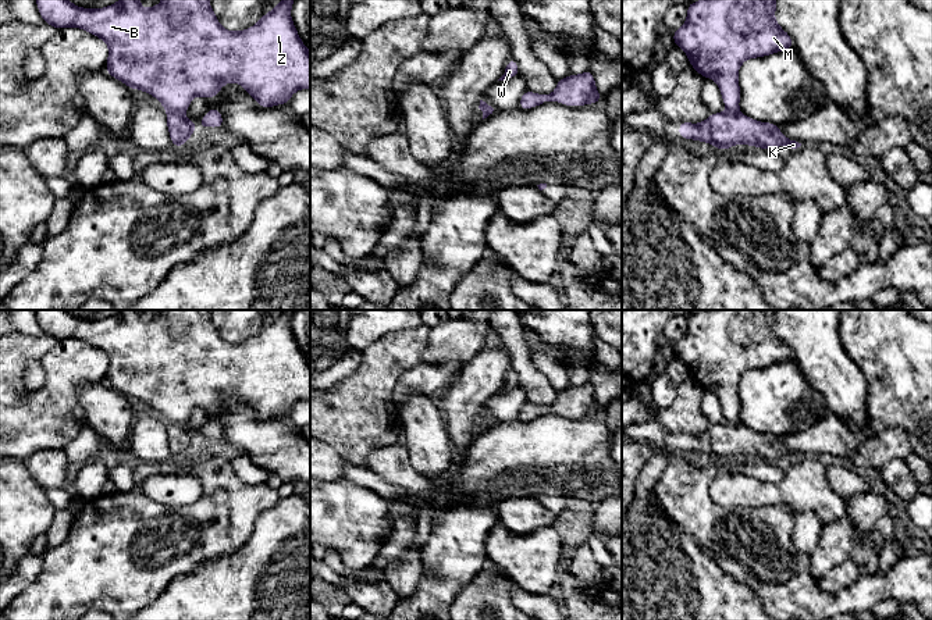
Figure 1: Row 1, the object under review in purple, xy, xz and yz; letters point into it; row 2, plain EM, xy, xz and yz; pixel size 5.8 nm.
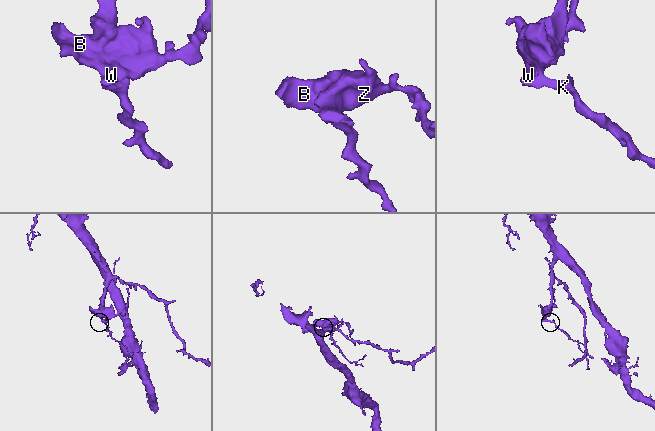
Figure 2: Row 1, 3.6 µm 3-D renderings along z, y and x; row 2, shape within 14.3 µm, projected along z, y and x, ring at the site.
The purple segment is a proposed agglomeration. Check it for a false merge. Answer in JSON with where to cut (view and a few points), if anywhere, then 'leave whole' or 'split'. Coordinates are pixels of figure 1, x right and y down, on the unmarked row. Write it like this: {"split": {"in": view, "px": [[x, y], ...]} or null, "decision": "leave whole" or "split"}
{"split": {"in": "xy", "px": [[167, 423], [180, 423], [182, 426]]}, "decision": "split"}

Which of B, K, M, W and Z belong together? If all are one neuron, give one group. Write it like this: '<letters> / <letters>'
B M Z / K W

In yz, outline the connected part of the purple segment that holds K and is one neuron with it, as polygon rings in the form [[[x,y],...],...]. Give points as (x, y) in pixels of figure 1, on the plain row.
[[[712,424],[700,435],[679,434],[679,450],[693,450],[714,456],[726,462],[737,455],[760,460],[775,460],[789,457],[797,460],[801,455],[786,449],[778,437],[760,434],[751,428],[737,424]]]

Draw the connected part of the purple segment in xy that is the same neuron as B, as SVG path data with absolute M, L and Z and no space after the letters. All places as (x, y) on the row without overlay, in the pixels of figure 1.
M35 310L43 334L57 342L75 338L100 349L109 357L106 384L129 400L156 409L167 424L184 425L195 407L214 410L228 393L238 393L262 420L288 416L299 400L310 400L310 363L298 346L291 329L295 310L282 310L259 334L245 342L227 342L218 334L209 310L163 310L150 320L140 318L140 310L121 310L103 320L82 320L67 310Z

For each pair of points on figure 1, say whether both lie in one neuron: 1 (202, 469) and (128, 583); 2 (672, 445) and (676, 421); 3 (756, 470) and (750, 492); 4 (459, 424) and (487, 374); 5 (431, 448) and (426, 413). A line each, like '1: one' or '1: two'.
1: one
2: two
3: two
4: one
5: one

